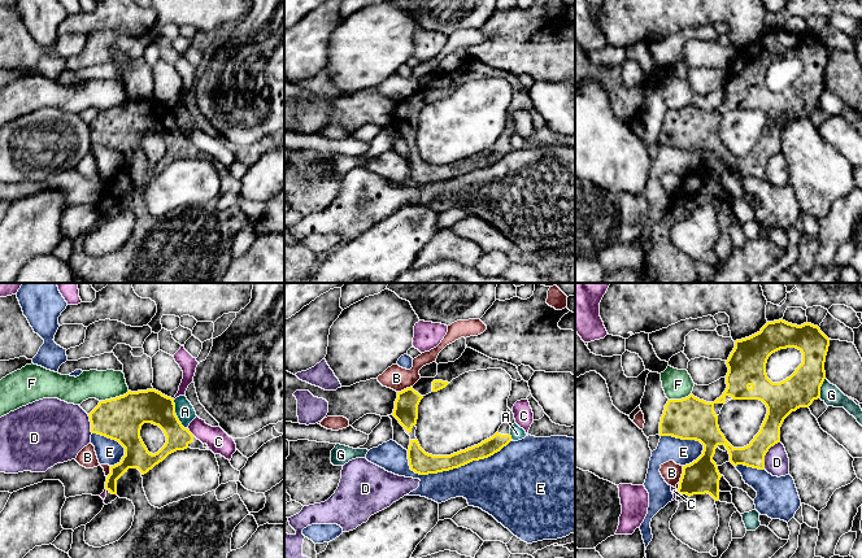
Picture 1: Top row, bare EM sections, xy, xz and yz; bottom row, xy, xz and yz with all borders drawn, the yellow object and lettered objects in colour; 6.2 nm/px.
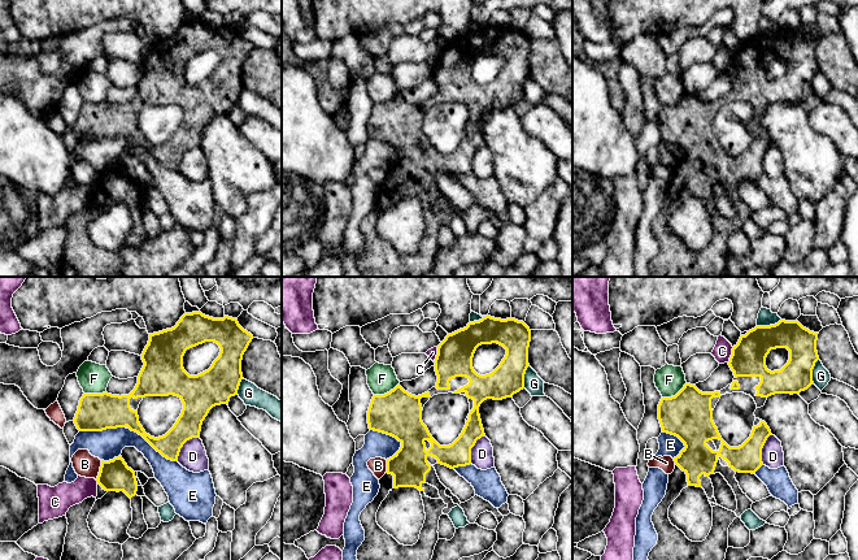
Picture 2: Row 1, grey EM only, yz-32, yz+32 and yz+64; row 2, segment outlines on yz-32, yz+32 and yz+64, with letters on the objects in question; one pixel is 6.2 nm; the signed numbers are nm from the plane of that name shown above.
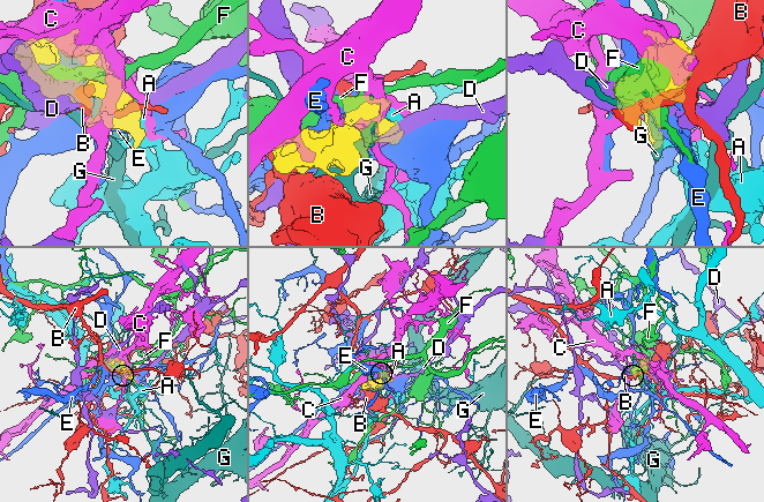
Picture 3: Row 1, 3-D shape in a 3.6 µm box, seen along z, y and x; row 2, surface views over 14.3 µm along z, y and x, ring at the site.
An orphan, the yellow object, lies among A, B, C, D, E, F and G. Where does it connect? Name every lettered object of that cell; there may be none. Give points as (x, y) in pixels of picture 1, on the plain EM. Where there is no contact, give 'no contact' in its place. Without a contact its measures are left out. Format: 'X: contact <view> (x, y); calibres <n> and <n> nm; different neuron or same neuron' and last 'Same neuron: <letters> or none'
A: contact xy (175, 125); calibres 200 and 120 nm; different neuron
B: contact yz (682, 183); calibres 220 and 120 nm; different neuron
C: contact xy (190, 142); calibres 190 and 150 nm; different neuron
D: contact yz (766, 161); calibres 140 and 160 nm; different neuron
E: contact xz (458, 175); calibres 140 and 340 nm; different neuron
F: contact xy (116, 107); calibres 260 and 180 nm; different neuron
G: contact yz (819, 97); calibres 220 and 120 nm; different neuron
Same neuron: none

